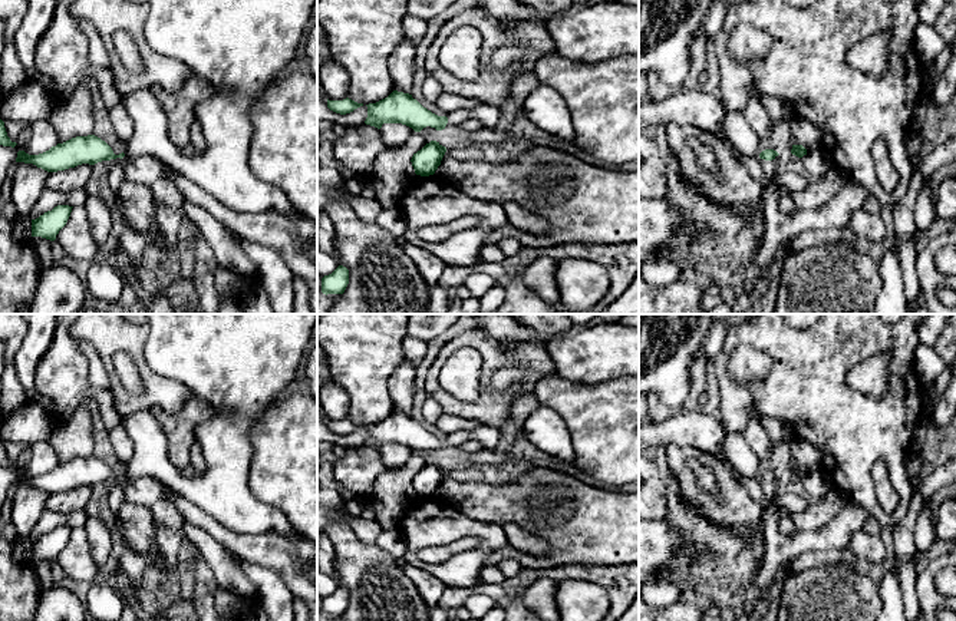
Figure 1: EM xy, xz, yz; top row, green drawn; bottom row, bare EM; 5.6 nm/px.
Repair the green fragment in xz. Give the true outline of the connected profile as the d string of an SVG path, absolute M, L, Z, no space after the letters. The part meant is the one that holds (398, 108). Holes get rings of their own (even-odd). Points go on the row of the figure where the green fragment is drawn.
M398 90L366 106L367 118L365 123L378 129L380 129L383 123L402 123L412 128L415 132L421 132L426 126L442 131L445 128L458 128L462 122L469 119L478 120L482 128L494 129L501 126L504 120L501 108L488 106L485 103L438 116L423 108L412 95Z

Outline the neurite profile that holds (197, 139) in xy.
M195 120L189 131L189 143L197 149L197 152L202 152L205 149L205 136L201 125Z

